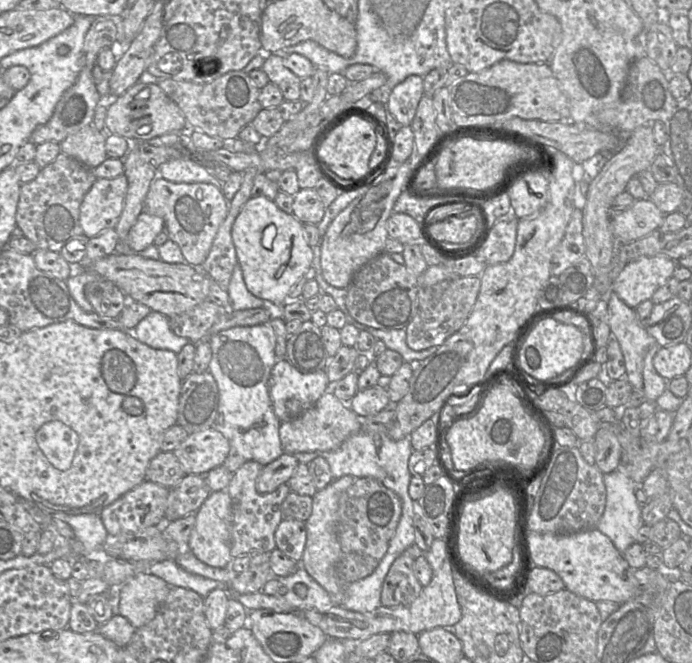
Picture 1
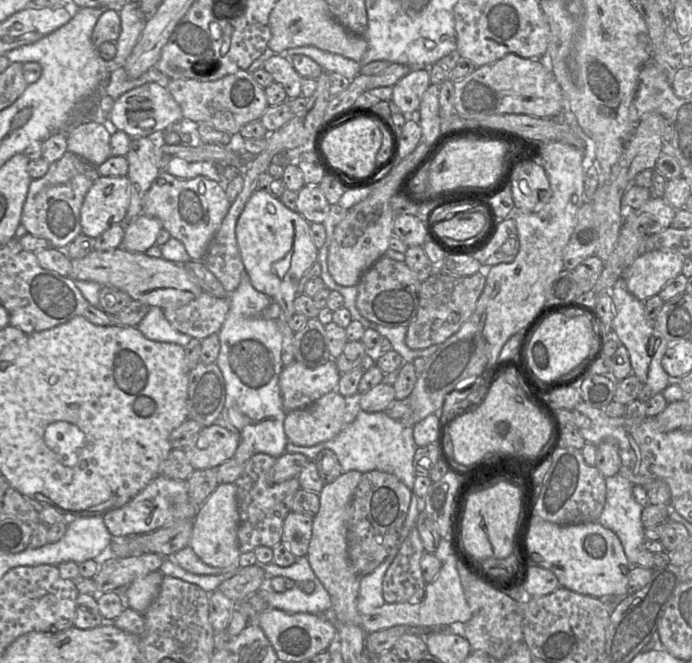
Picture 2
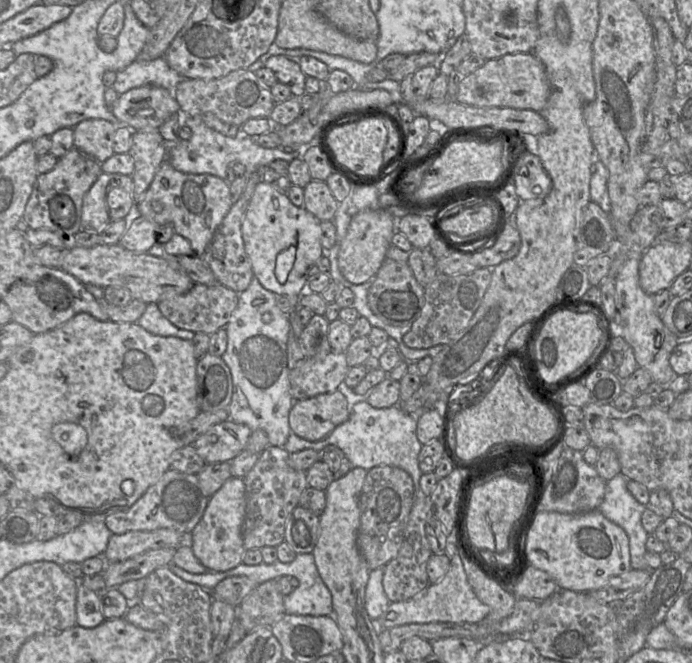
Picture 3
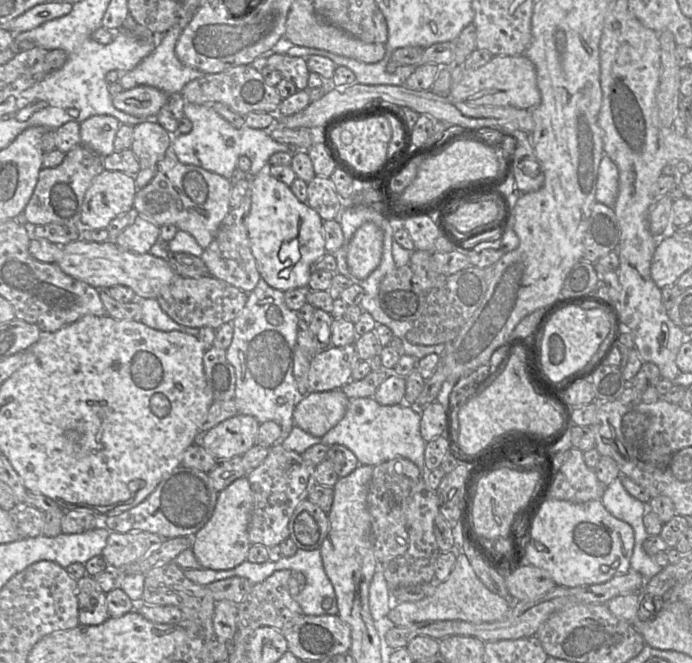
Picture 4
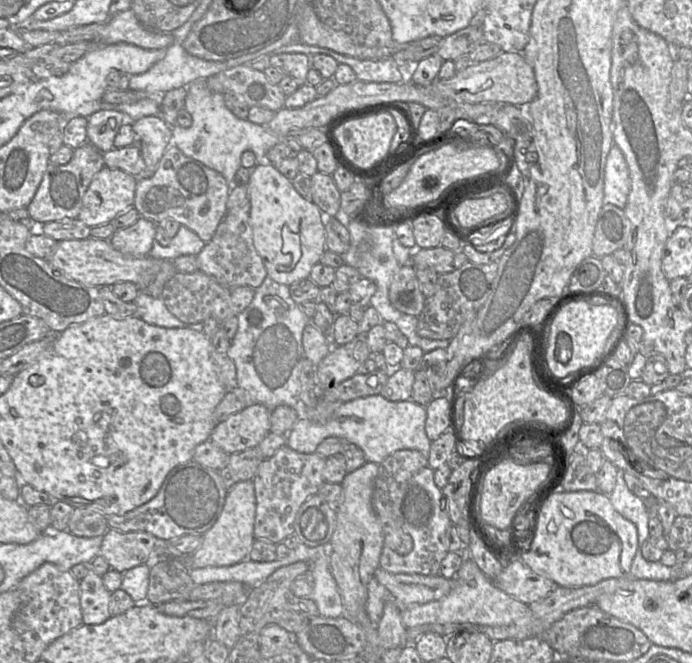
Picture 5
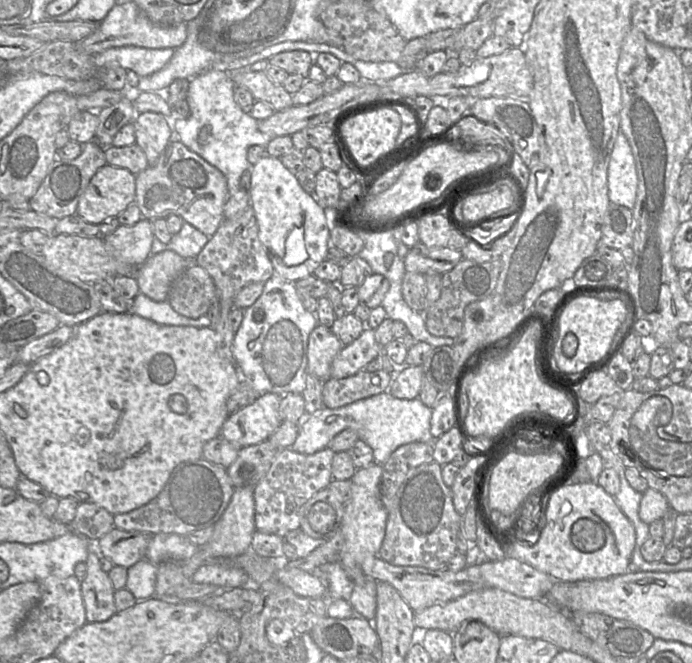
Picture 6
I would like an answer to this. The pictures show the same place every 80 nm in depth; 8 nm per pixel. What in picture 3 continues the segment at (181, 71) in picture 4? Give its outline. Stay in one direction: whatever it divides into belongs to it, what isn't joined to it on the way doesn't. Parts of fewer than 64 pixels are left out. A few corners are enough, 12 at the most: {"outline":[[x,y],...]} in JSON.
{"outline":[[163,56],[117,72],[118,94],[144,85],[174,90],[187,78]]}

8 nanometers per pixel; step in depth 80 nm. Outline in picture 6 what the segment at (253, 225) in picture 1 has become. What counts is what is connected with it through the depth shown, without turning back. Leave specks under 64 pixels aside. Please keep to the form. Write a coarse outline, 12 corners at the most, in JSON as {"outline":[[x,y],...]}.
{"outline":[[280,158],[251,167],[258,236],[275,273],[313,275],[330,215]]}

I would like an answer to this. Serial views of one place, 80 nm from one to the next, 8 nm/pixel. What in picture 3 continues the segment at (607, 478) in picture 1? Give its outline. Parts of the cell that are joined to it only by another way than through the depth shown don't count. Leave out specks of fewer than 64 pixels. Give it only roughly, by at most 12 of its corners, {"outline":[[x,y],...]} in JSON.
{"outline":[[622,474],[606,482],[598,510],[627,534],[632,569],[651,571],[646,506]]}

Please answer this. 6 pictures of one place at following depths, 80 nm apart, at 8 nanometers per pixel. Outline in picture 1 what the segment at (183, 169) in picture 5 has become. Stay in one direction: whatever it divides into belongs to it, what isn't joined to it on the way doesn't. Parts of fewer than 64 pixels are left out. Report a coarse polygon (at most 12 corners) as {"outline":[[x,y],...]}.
{"outline":[[156,177],[145,212],[201,267],[229,202],[210,183]]}

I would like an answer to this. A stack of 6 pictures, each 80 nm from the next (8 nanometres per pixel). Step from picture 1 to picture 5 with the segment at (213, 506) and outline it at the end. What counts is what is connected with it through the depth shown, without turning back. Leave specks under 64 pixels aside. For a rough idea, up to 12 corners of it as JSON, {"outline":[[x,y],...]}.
{"outline":[[252,480],[228,489],[189,569],[248,559],[255,541]]}

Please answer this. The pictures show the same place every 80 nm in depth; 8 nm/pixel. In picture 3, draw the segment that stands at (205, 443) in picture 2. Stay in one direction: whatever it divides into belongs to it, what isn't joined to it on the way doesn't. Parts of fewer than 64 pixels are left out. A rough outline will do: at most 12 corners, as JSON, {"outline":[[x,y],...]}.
{"outline":[[226,420],[192,445],[206,464],[230,462],[252,432]]}

